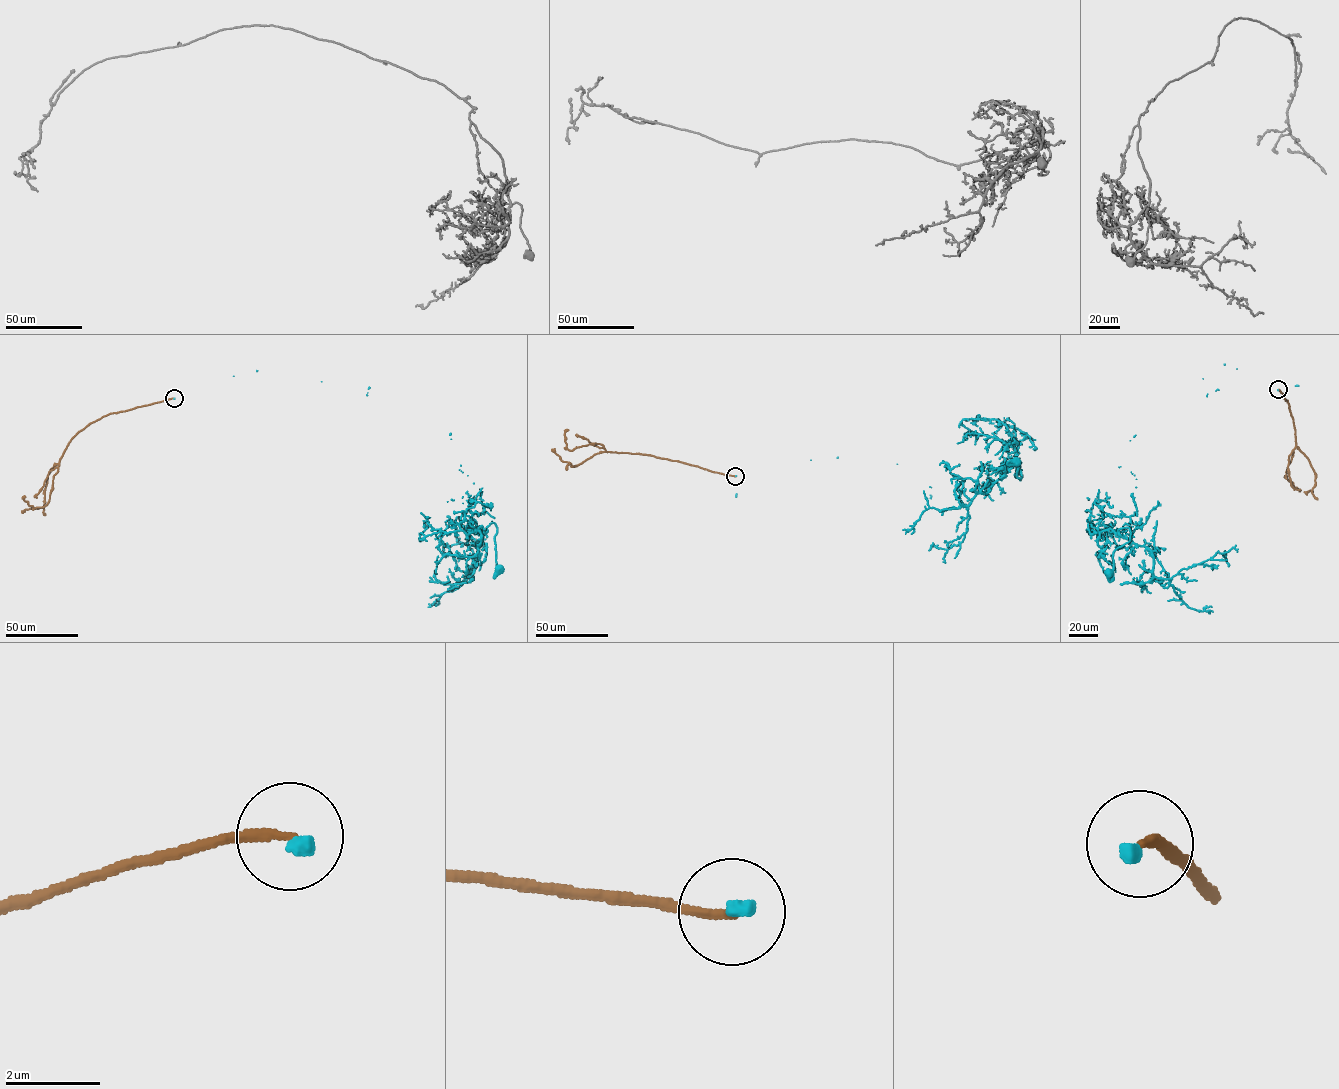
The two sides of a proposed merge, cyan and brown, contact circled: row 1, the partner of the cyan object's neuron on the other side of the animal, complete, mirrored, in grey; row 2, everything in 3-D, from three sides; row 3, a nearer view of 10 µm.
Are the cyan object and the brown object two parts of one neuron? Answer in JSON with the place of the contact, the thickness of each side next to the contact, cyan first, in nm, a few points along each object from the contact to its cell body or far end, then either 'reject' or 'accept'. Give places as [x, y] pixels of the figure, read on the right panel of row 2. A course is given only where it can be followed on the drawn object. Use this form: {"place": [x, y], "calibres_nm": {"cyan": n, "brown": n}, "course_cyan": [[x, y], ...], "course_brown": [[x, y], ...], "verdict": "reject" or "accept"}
{"place": [1278, 389], "calibres_nm": {"cyan": 240, "brown": 180}, "course_cyan": [[1278, 390], [1237, 368], [1203, 378], [1134, 437], [1120, 466], [1137, 511], [1098, 526], [1131, 532], [1109, 572]], "course_brown": [[1278, 389], [1287, 400], [1295, 432], [1295, 448], [1288, 458], [1291, 486], [1300, 489], [1284, 477]], "verdict": "reject"}

